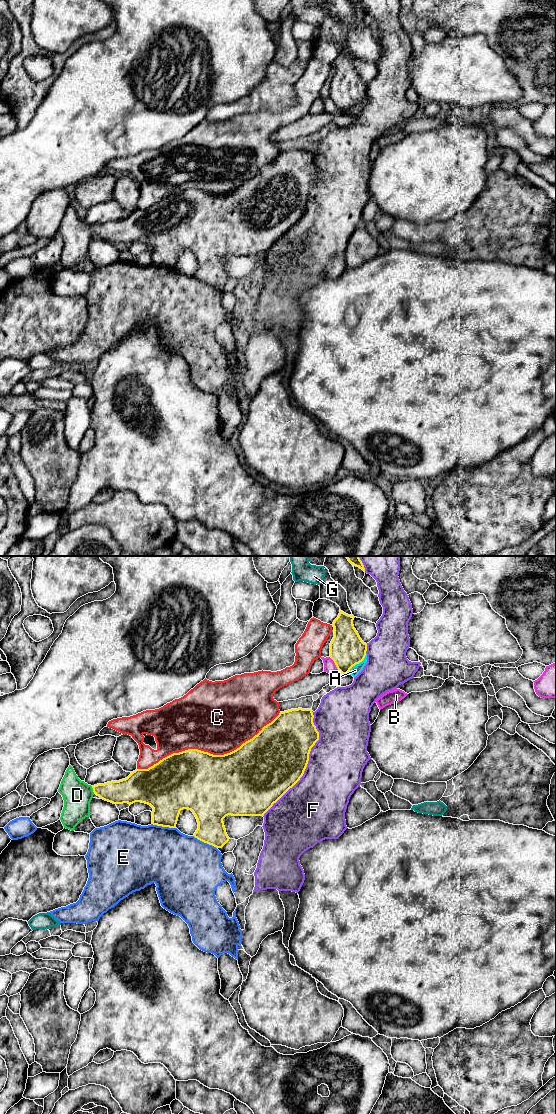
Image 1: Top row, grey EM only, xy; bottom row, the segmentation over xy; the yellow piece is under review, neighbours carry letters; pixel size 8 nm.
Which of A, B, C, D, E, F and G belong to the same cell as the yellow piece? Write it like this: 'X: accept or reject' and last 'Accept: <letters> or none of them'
A: reject
B: reject
C: reject
D: accept
E: reject
F: reject
G: reject
Accept: D

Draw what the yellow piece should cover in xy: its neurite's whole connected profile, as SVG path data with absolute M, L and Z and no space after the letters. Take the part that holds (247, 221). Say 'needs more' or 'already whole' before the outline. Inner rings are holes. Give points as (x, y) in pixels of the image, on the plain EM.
needs more; M298 148L280 152L257 175L230 193L213 195L198 189L188 189L173 193L148 209L136 209L125 219L94 226L81 221L73 207L69 205L58 229L64 240L60 260L64 268L74 271L83 259L90 257L90 242L94 234L113 244L131 245L135 242L148 244L153 248L152 264L162 267L176 268L180 251L188 249L193 252L198 262L198 269L193 276L216 288L222 288L230 279L223 262L226 256L264 256L303 216L311 188L319 180L319 172L313 158L312 149Z

